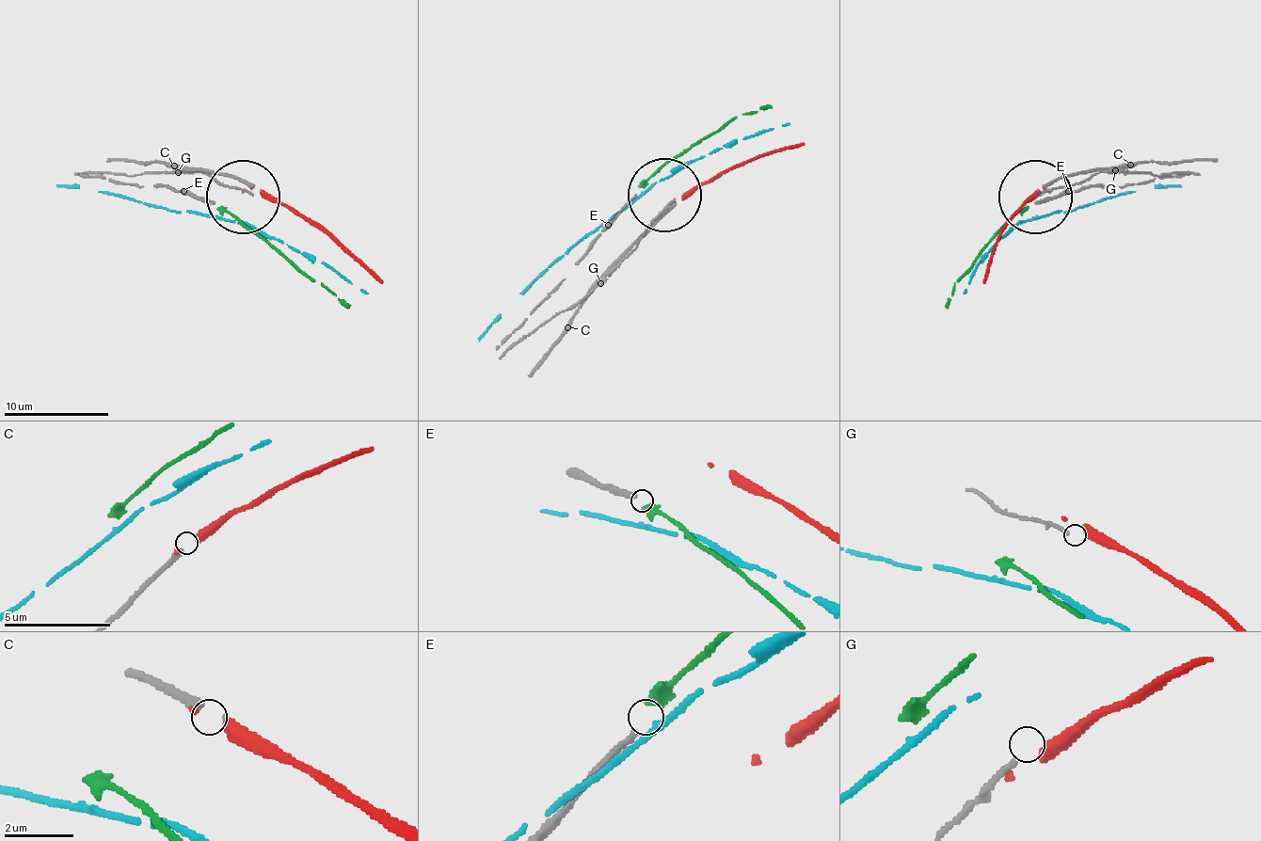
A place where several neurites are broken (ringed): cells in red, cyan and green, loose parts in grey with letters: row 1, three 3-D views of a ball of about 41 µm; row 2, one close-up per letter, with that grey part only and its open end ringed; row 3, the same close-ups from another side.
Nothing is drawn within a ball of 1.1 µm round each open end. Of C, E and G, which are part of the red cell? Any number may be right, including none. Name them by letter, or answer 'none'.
C

